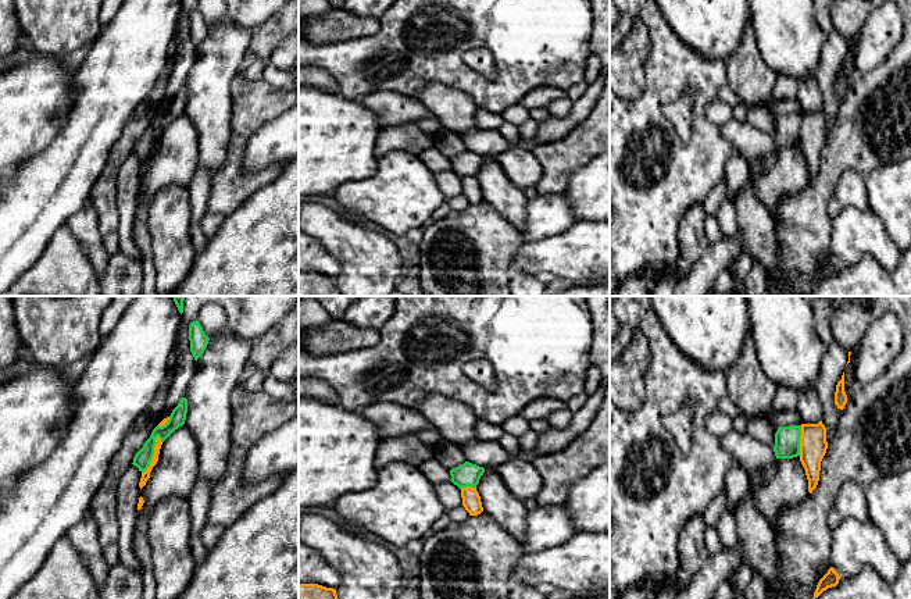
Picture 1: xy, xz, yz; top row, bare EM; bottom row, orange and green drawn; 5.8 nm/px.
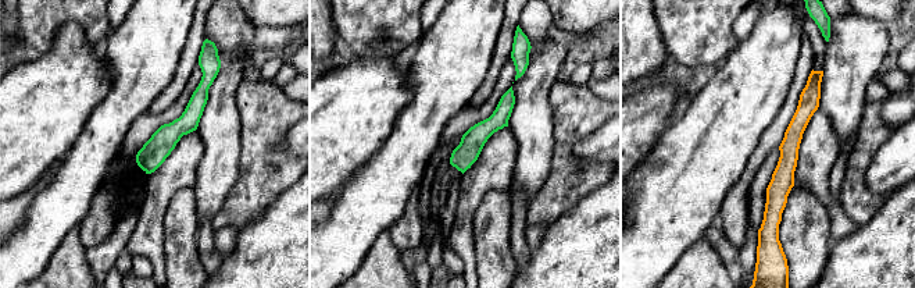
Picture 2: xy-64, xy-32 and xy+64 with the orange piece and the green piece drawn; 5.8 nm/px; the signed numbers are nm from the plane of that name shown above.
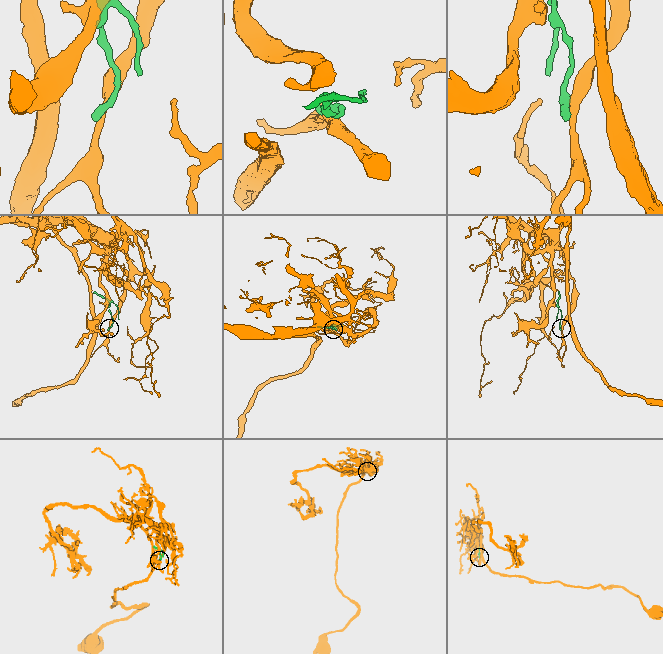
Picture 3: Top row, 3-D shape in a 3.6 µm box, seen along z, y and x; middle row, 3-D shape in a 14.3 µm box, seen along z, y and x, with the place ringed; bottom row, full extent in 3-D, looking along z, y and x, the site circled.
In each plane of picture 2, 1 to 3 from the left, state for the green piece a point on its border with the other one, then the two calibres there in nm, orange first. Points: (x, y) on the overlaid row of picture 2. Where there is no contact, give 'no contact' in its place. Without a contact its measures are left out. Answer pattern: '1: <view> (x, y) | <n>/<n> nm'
1: no contact
2: no contact
3: no contact

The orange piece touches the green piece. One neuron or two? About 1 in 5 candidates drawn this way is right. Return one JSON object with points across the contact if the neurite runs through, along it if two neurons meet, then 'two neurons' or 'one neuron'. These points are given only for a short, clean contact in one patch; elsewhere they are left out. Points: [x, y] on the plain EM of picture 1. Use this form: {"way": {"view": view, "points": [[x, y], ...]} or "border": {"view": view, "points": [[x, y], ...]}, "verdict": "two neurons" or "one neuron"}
{"way": {"view": "xy", "points": [[145, 164], [153, 143], [142, 148]]}, "verdict": "one neuron"}

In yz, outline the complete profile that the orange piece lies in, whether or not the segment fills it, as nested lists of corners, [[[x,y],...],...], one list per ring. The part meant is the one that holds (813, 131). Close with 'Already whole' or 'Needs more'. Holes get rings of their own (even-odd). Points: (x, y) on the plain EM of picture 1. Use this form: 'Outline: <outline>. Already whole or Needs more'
Outline: [[[818,113],[779,115],[775,122],[774,140],[776,147],[800,146],[808,168],[808,181],[817,177],[821,150],[826,142],[826,117]]]. Needs more

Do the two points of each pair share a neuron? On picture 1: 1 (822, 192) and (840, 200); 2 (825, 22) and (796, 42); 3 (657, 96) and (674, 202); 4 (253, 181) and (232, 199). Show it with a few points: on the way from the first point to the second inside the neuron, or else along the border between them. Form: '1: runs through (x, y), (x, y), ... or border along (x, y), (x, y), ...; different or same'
1: border along (850, 168), (842, 174), (828, 203), (831, 218); different
2: border along (815, 14), (818, 25), (828, 35); different
3: runs through (663, 122), (675, 142), (674, 175); same
4: runs through (247, 184), (238, 193); same

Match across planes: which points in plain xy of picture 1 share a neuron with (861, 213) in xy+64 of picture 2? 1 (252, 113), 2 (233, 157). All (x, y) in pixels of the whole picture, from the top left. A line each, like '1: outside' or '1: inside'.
1: inside
2: inside

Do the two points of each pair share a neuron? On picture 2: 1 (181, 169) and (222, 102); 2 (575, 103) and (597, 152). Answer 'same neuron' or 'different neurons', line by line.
1: different neurons
2: different neurons

